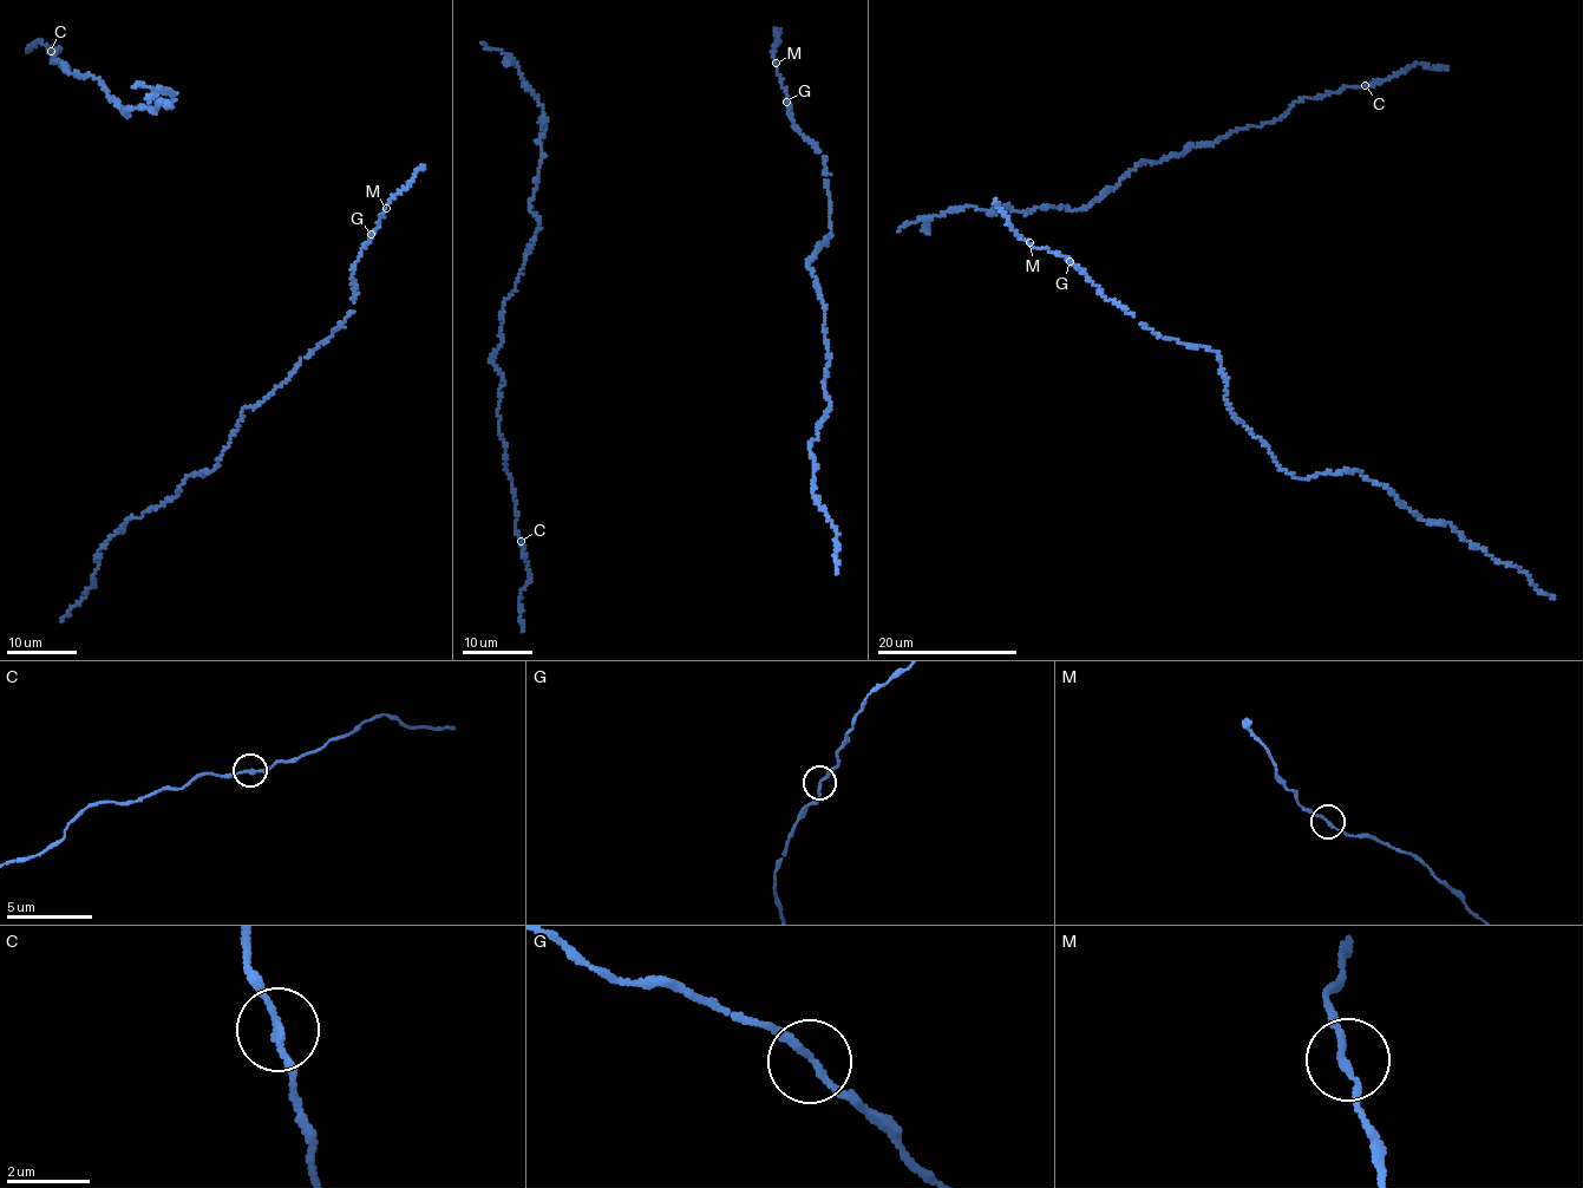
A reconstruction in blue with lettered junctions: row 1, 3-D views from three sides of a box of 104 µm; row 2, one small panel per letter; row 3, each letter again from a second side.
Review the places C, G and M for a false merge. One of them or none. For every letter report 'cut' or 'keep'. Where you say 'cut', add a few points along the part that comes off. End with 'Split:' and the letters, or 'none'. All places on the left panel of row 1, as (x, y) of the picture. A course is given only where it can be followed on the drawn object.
C: keep
G: keep
M: keep
Split: none

